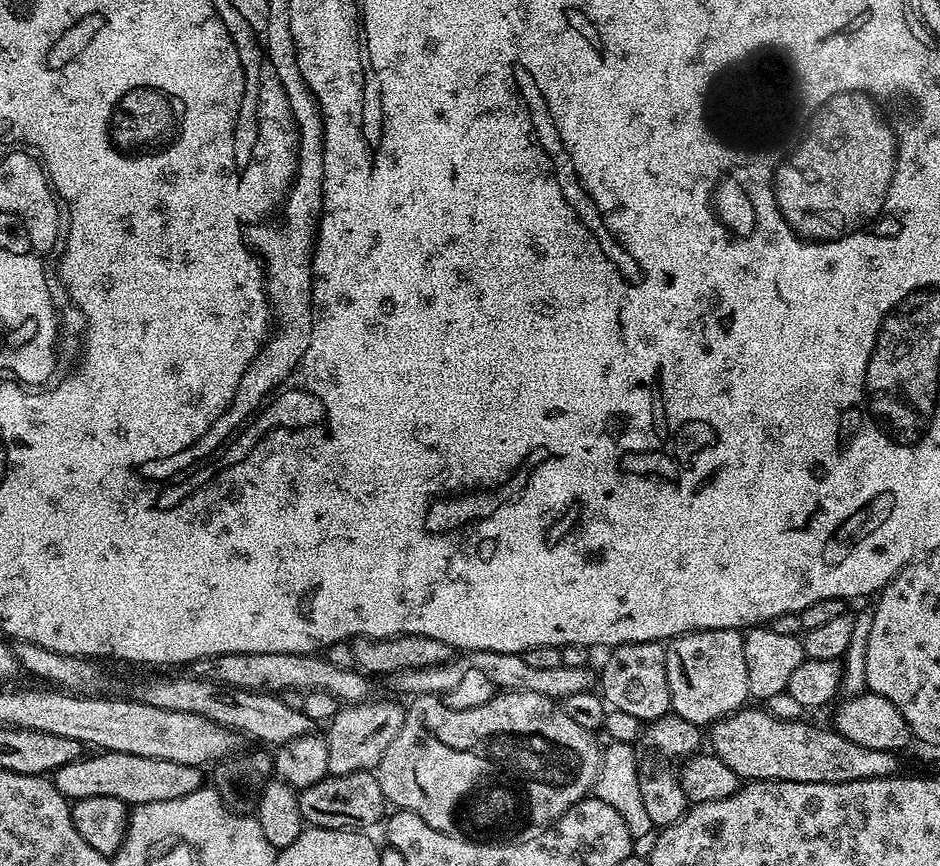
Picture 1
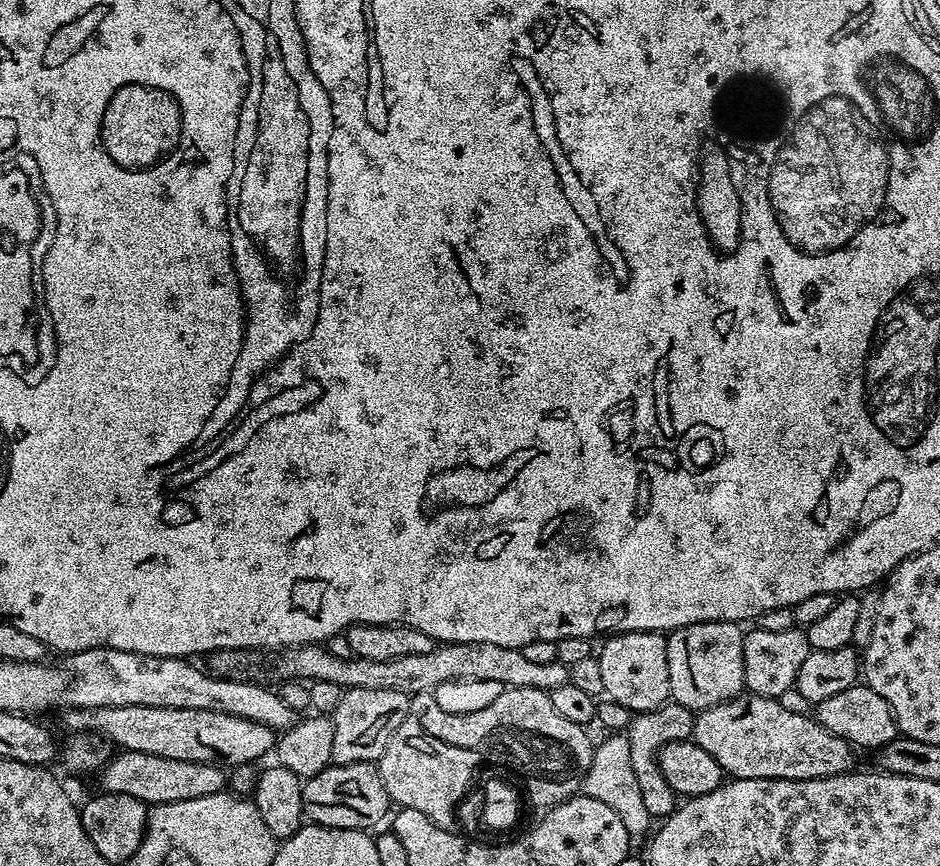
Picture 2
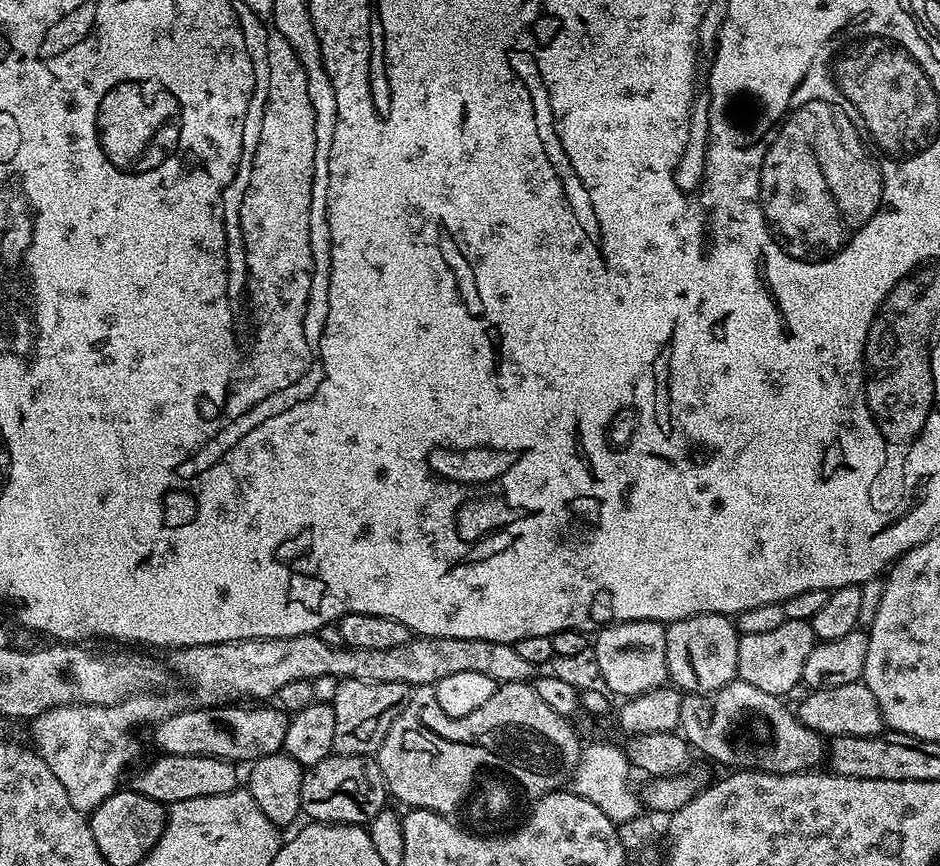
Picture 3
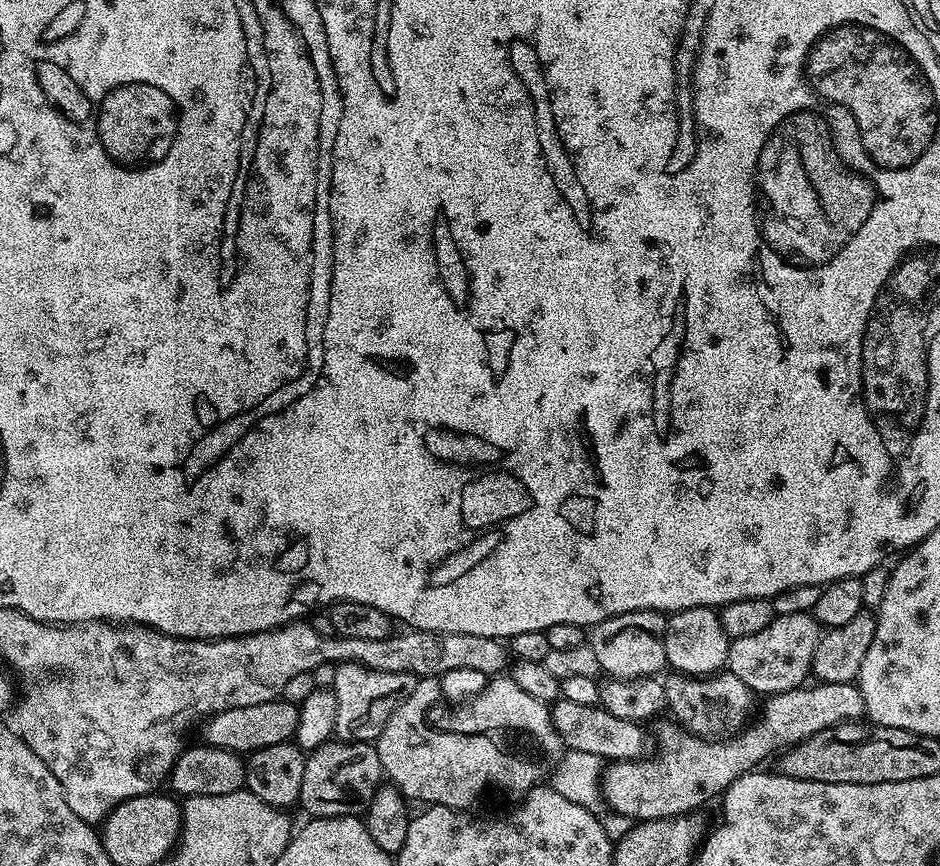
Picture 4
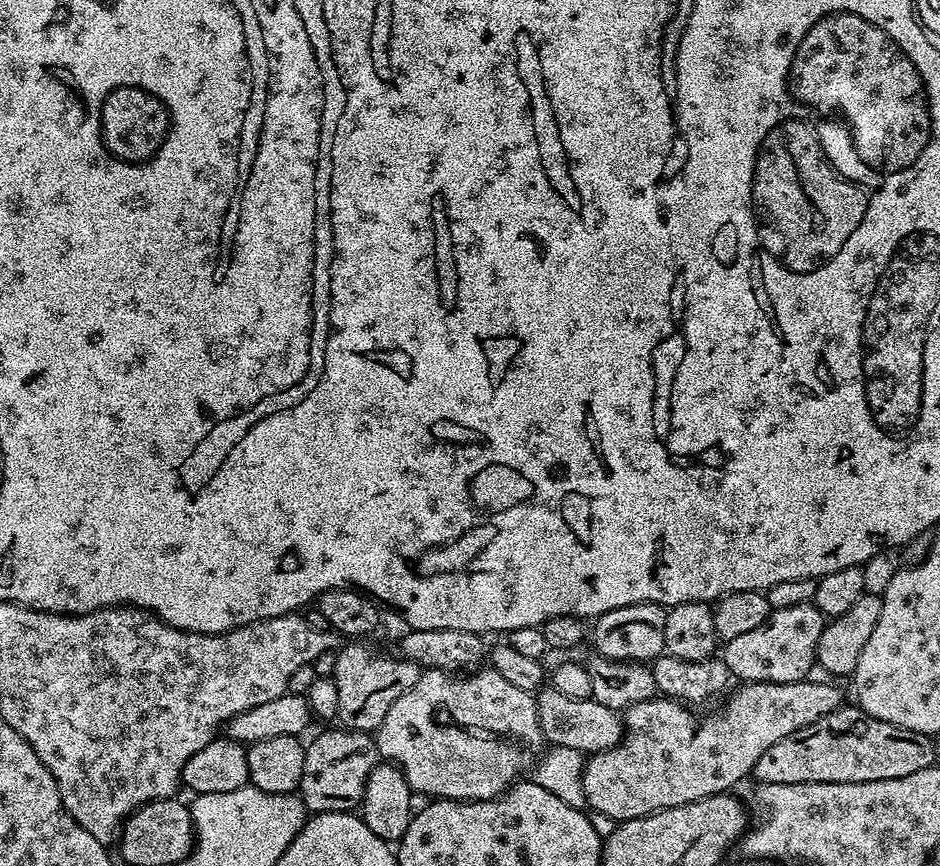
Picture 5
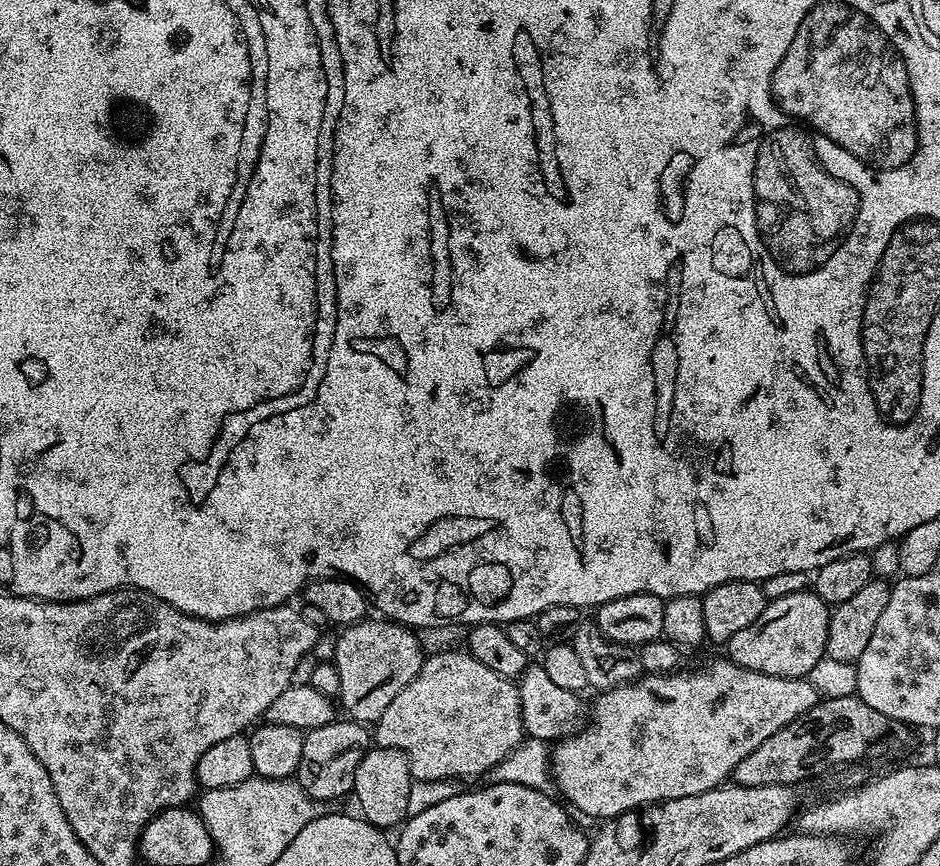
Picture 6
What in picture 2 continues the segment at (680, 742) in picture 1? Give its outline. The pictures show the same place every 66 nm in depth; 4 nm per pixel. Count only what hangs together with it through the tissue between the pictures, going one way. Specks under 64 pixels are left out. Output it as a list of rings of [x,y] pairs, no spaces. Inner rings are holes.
[[[669,702],[649,712],[638,712],[633,715],[626,729],[630,746],[631,765],[634,766],[634,775],[638,780],[638,787],[642,792],[643,805],[652,818],[667,818],[678,807],[677,793],[666,782],[658,763],[660,751],[670,742],[687,740],[692,734],[693,712],[686,706]]]

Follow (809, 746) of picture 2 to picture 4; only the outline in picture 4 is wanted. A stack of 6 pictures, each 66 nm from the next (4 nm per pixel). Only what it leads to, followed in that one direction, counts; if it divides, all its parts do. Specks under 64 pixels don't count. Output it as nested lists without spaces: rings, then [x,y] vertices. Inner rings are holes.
[[[721,670],[714,676],[703,678],[679,674],[669,677],[664,680],[668,699],[667,711],[673,712],[676,715],[673,716],[675,723],[693,736],[702,736],[705,740],[723,740],[735,736],[749,723],[753,715],[754,694],[748,689],[746,682],[741,682],[732,672]]]

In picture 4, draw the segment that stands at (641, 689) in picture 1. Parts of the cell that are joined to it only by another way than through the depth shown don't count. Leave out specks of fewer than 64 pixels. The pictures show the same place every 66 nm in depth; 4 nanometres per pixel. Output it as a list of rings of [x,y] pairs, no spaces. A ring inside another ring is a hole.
[[[638,610],[606,618],[595,625],[590,632],[590,648],[596,664],[605,673],[605,677],[614,680],[637,680],[643,676],[656,676],[665,671],[666,626],[668,616],[654,610]]]

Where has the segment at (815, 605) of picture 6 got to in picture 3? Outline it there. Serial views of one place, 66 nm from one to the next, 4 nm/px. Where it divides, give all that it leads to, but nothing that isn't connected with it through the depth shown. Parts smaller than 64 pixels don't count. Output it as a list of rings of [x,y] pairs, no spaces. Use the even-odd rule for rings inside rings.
[[[786,620],[775,630],[766,630],[762,634],[743,634],[738,642],[739,679],[750,682],[758,690],[766,690],[766,694],[787,697],[795,684],[802,681],[802,666],[806,666],[806,658],[810,658],[810,650],[818,643],[811,623],[807,620]]]

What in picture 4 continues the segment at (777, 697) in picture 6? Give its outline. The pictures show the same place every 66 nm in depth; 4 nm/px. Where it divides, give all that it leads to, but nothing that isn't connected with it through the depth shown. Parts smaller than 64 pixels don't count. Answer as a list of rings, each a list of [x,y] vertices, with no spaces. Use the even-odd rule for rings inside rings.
[[[812,682],[789,692],[779,692],[769,696],[763,703],[764,709],[761,710],[760,717],[758,717],[758,712],[755,719],[741,728],[735,736],[723,740],[705,740],[702,736],[693,736],[691,732],[681,728],[675,722],[662,725],[656,732],[657,738],[660,739],[660,753],[657,756],[649,755],[643,760],[617,760],[609,763],[603,769],[603,801],[607,805],[609,803],[618,815],[629,816],[629,821],[632,822],[669,820],[671,816],[686,816],[695,813],[707,800],[713,799],[712,801],[715,801],[722,796],[739,776],[759,769],[763,765],[760,763],[767,756],[774,755],[773,757],[775,757],[781,750],[818,734],[818,730],[859,721],[866,712],[864,698],[855,683],[830,682],[829,684],[821,684]]]

